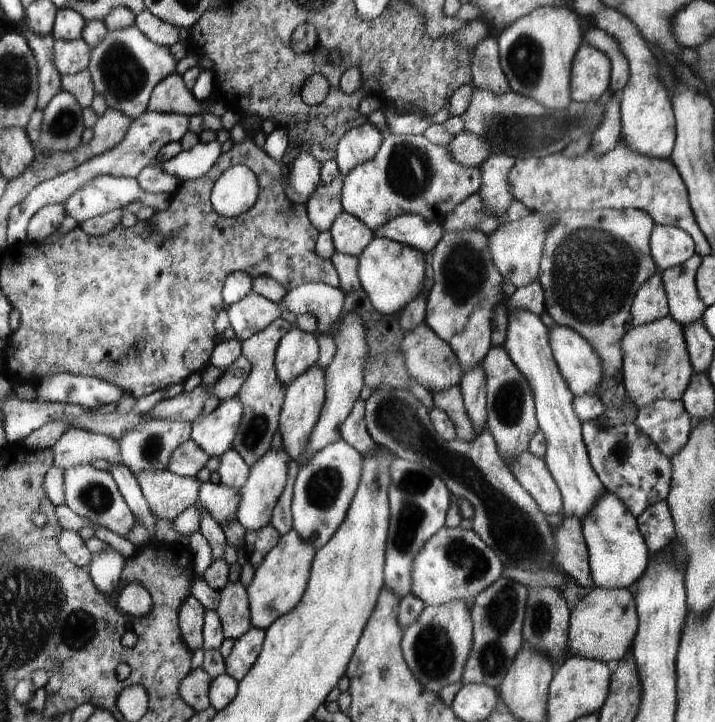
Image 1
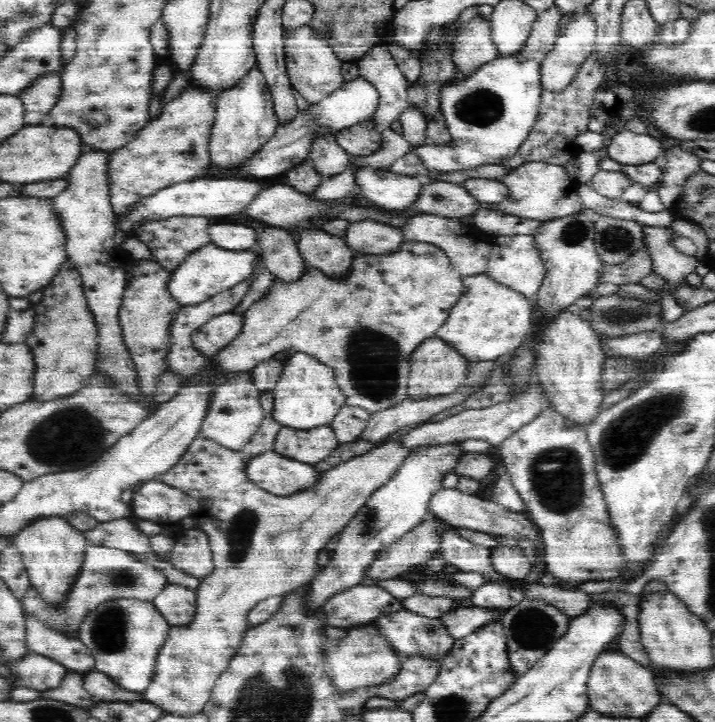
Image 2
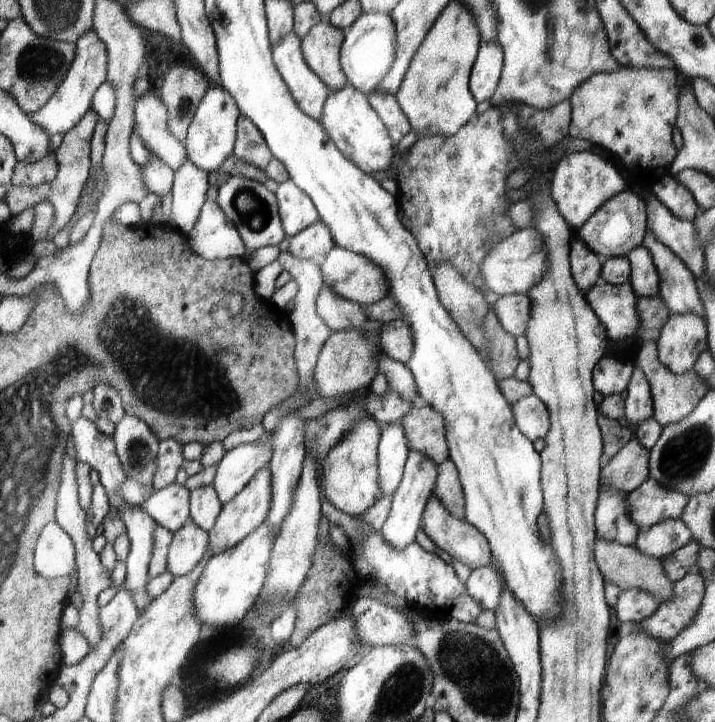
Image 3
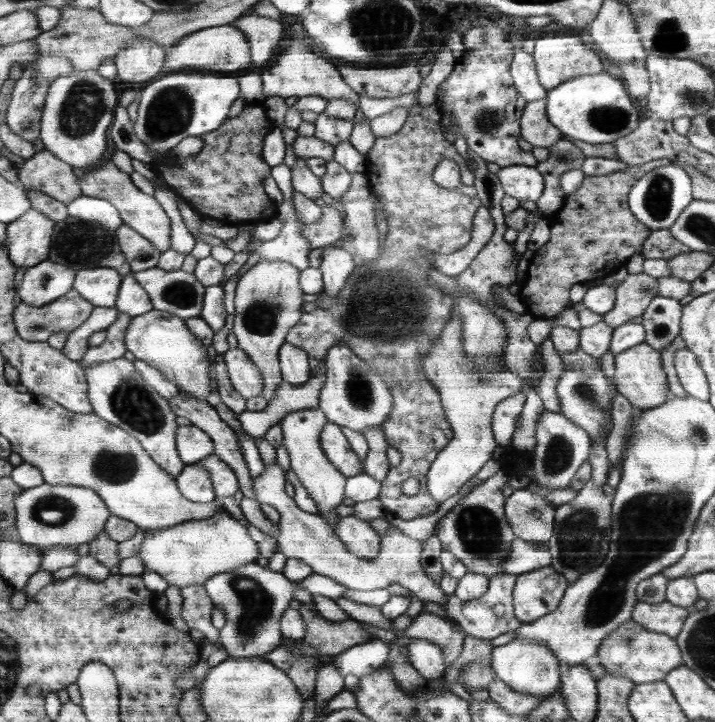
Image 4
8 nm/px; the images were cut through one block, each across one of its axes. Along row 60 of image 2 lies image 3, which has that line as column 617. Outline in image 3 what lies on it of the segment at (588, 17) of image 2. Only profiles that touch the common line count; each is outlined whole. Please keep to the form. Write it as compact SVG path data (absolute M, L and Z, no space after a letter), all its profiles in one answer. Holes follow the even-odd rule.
M598 536L596 542L596 559L607 581L616 583L621 590L640 589L648 591L659 598L659 606L673 597L673 581L666 574L663 564L657 558L639 551L636 547L622 543L610 542Z

